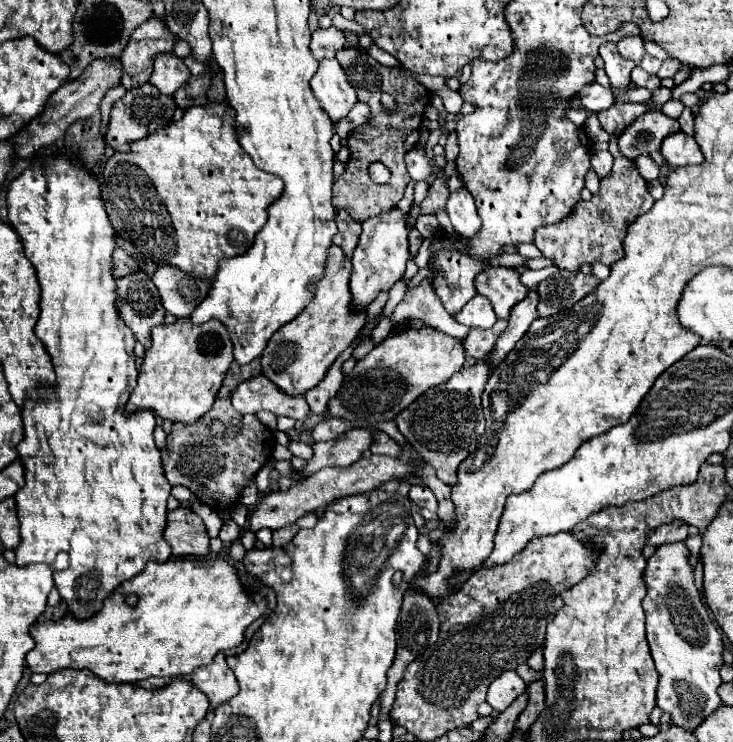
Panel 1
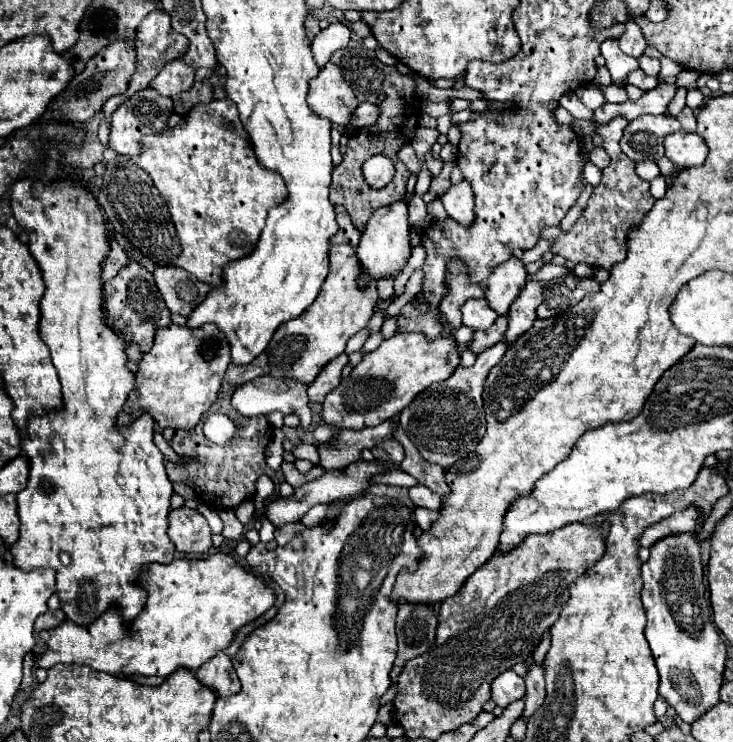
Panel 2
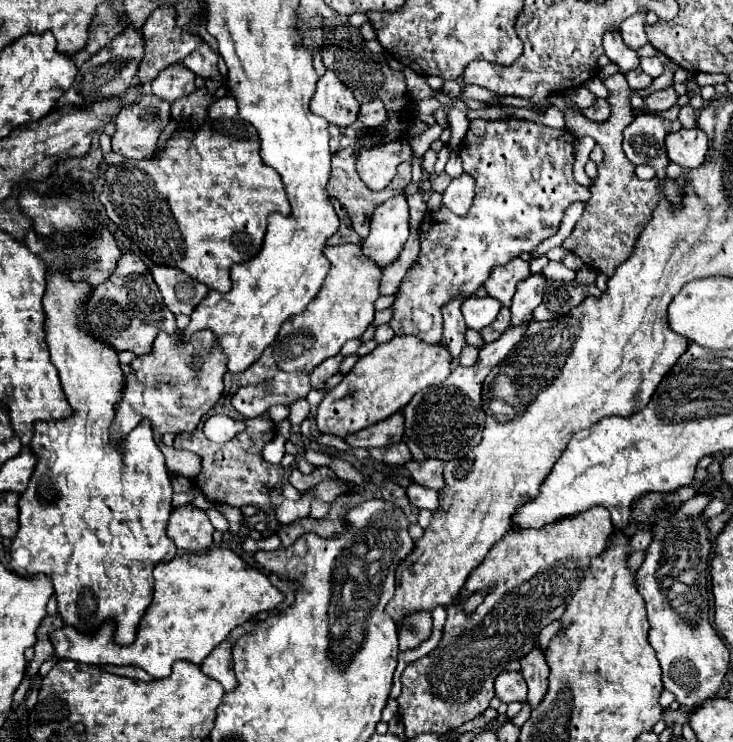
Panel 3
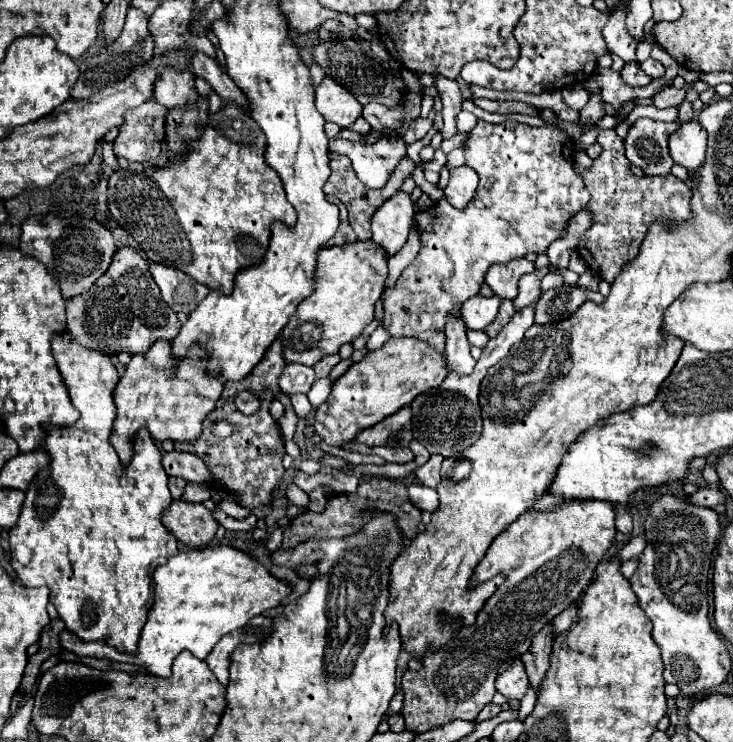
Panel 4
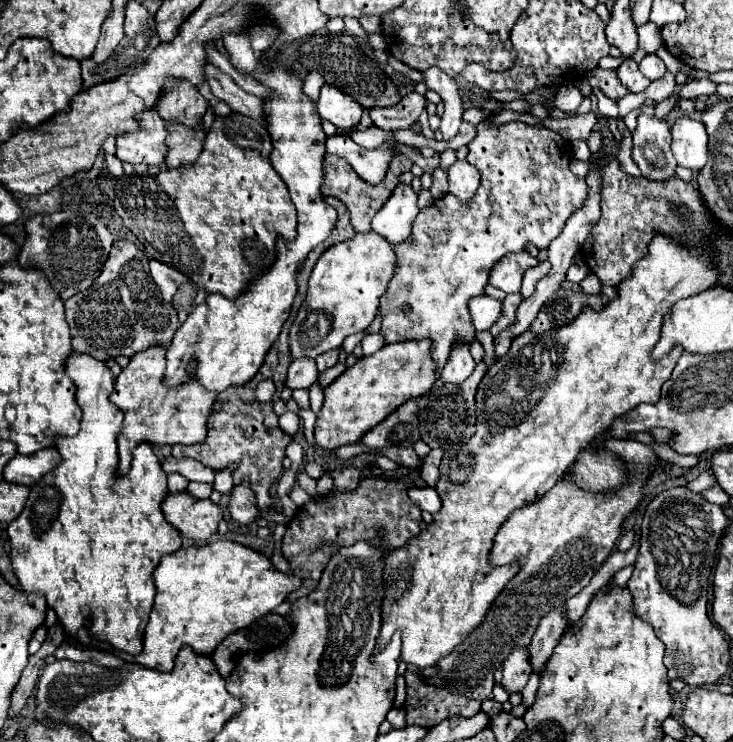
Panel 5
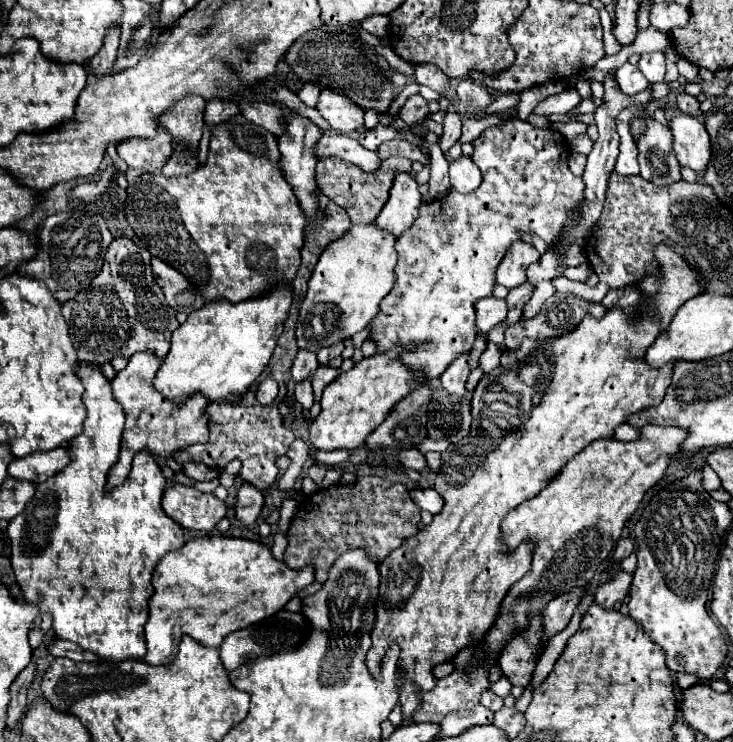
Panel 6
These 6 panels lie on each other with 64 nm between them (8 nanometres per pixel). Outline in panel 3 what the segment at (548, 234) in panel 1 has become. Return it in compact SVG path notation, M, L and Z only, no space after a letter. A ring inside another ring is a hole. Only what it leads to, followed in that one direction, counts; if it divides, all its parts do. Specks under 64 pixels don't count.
M620 72L604 78L602 82L610 92L606 98L612 108L612 116L608 118L608 122L598 124L598 122L586 120L580 112L568 108L562 94L550 96L548 104L556 106L558 110L564 112L566 128L574 136L592 136L604 150L604 160L598 164L598 176L592 178L592 184L590 184L592 198L586 202L582 218L578 220L574 232L564 240L562 246L568 248L570 252L574 252L576 256L580 256L590 268L602 270L610 278L614 274L614 270L622 262L626 262L630 258L630 254L634 252L636 238L644 230L644 224L648 224L648 220L652 220L652 210L658 206L658 202L668 200L674 208L680 208L682 206L680 200L682 200L684 192L682 192L682 186L678 184L678 180L664 178L662 188L660 188L658 178L640 180L634 174L634 166L630 164L630 160L624 156L624 150L622 150L622 130L632 122L630 94L634 90L628 88L626 78Z

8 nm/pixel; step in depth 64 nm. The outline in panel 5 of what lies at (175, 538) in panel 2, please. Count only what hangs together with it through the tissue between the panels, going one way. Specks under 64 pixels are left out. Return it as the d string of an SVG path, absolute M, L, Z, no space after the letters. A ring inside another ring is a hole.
M186 490L168 494L162 502L162 512L182 536L196 542L210 540L216 534L218 522L222 520L222 508L218 504L214 504L210 498L194 498Z

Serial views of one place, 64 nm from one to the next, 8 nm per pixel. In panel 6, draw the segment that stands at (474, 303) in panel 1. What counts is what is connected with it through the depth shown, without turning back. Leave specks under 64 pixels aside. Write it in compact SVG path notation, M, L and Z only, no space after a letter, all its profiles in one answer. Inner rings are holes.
M488 296L476 302L476 326L482 334L488 334L494 326L502 324L508 316L508 304L502 298Z

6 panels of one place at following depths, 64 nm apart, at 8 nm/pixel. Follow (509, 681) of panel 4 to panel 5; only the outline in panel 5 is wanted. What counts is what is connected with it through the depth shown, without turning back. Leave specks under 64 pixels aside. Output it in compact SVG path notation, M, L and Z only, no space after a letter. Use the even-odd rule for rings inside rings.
M528 648L512 650L502 662L502 674L504 674L504 678L502 678L504 688L508 692L520 692L532 674L530 650Z

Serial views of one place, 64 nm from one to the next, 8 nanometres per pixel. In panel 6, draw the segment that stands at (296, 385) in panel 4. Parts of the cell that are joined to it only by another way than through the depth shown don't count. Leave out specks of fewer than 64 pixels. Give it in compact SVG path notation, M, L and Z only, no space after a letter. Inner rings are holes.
M300 350L294 364L292 364L292 378L296 382L312 376L318 368L318 358L316 358L316 352L308 352L308 350Z

